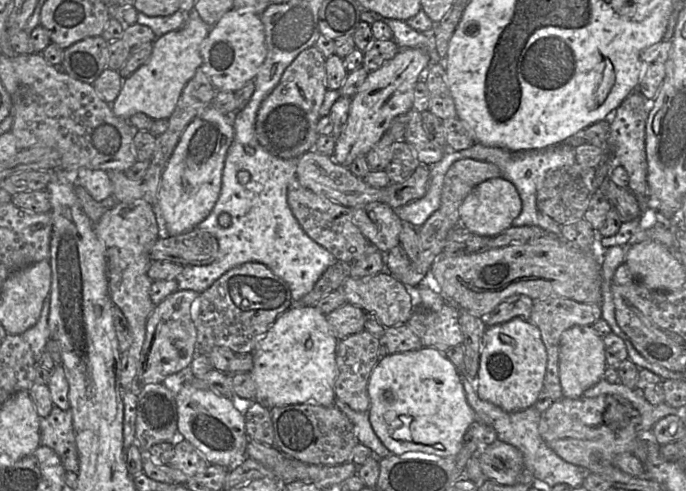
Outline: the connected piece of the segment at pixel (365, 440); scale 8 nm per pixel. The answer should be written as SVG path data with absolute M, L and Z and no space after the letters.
M337 397L335 398L335 406L352 422L358 441L370 448L378 459L393 455L373 430L368 411L354 411Z

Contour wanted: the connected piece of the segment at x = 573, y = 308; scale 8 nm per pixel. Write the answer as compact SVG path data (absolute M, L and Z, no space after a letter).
M564 297L534 300L530 322L539 328L546 347L548 358L544 389L554 402L564 398L559 377L559 349L563 332L575 325L592 326L601 318L601 314L602 311L599 304L580 303Z

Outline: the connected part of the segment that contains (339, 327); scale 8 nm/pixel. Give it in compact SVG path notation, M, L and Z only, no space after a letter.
M345 303L326 315L332 333L338 340L365 329L365 311L350 303Z

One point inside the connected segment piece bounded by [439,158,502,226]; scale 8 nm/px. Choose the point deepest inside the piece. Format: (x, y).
(463, 175)

